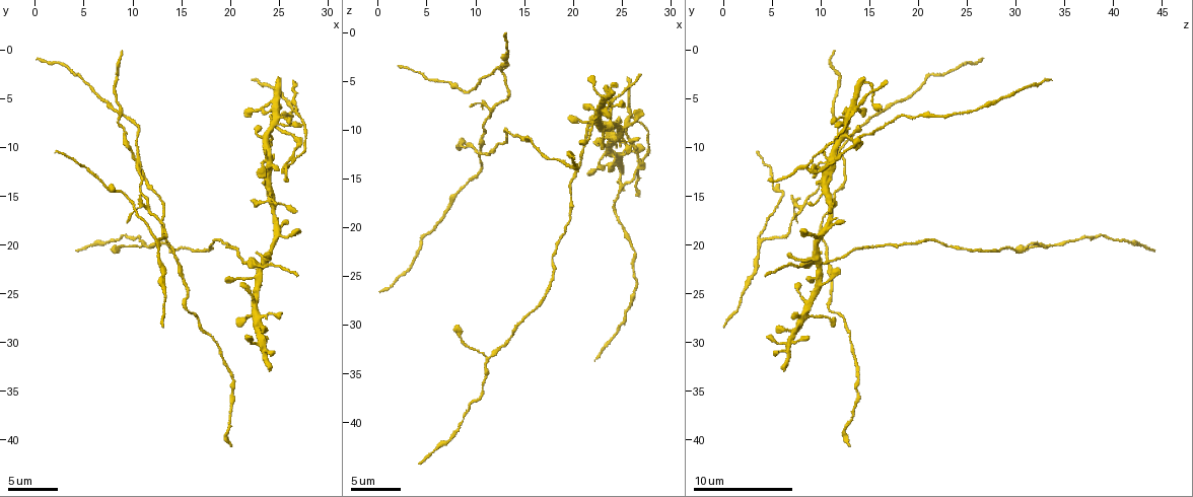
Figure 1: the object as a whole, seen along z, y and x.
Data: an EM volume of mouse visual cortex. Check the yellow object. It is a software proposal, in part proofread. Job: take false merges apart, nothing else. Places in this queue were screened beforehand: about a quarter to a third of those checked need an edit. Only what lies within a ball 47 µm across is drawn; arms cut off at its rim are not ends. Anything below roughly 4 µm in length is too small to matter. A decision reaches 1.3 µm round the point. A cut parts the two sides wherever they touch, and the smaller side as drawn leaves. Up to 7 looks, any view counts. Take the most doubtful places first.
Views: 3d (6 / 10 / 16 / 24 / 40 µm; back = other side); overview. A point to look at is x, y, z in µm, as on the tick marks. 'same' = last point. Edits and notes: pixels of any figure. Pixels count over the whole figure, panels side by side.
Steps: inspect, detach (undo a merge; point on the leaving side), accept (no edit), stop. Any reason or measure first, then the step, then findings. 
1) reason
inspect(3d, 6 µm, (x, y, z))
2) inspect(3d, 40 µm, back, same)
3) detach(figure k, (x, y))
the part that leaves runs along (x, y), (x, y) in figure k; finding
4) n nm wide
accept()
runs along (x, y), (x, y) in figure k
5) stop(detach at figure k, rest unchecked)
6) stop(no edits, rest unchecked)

looks like a crossing
inspect(3d, 10 µm, (10.4, 10.8, 11.8))

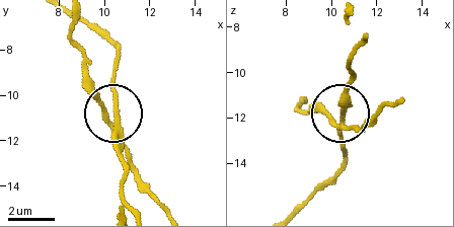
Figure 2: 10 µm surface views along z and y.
other side
inspect(3d, 10 µm, back, (10.5, 10.6, 11.8))

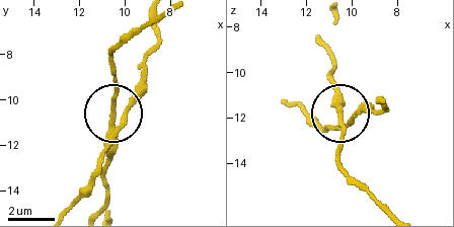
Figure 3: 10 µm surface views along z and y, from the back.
accept()
runs along (289, 101), (320, 127), (347, 120), (337, 116), (343, 148) in figure 3; one neuron here

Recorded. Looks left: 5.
arms part here
inspect(3d, 10 µm, (11.2, 19.8, 33.4))

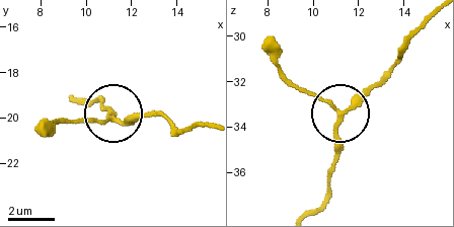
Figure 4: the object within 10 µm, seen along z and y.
inspect(3d, 6 µm, (11.2, 20.0, 33.4))

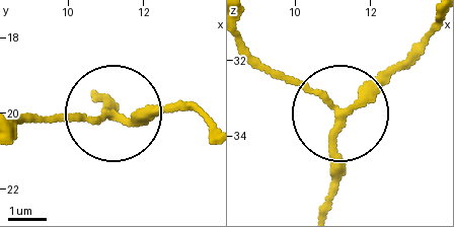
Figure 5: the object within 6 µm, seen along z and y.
side arm 5 µm; 3 arms
accept()
continuous, no second neuron

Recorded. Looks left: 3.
four-way junction
inspect(3d, 6 µm, (24.2, 22.0, 7.2))

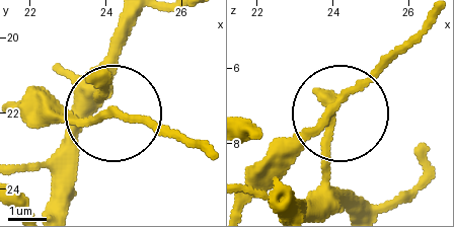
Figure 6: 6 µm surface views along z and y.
inspect(3d, 6 µm, back, (23.95, 22.05, 7.05))

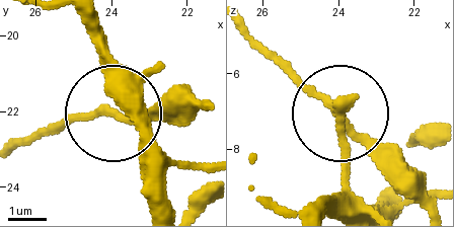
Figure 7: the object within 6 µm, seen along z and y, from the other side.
4 arms
accept()
continuous, no second neuron

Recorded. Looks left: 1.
arms part here
inspect(3d, 16 µm, (12.4, 19.4, 3.6))

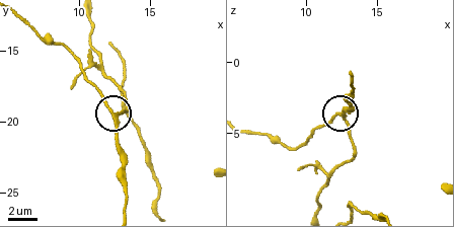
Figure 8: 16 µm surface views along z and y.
3 arms
accept()
one neuron here

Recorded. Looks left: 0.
stop(no edits, rest unchecked)

